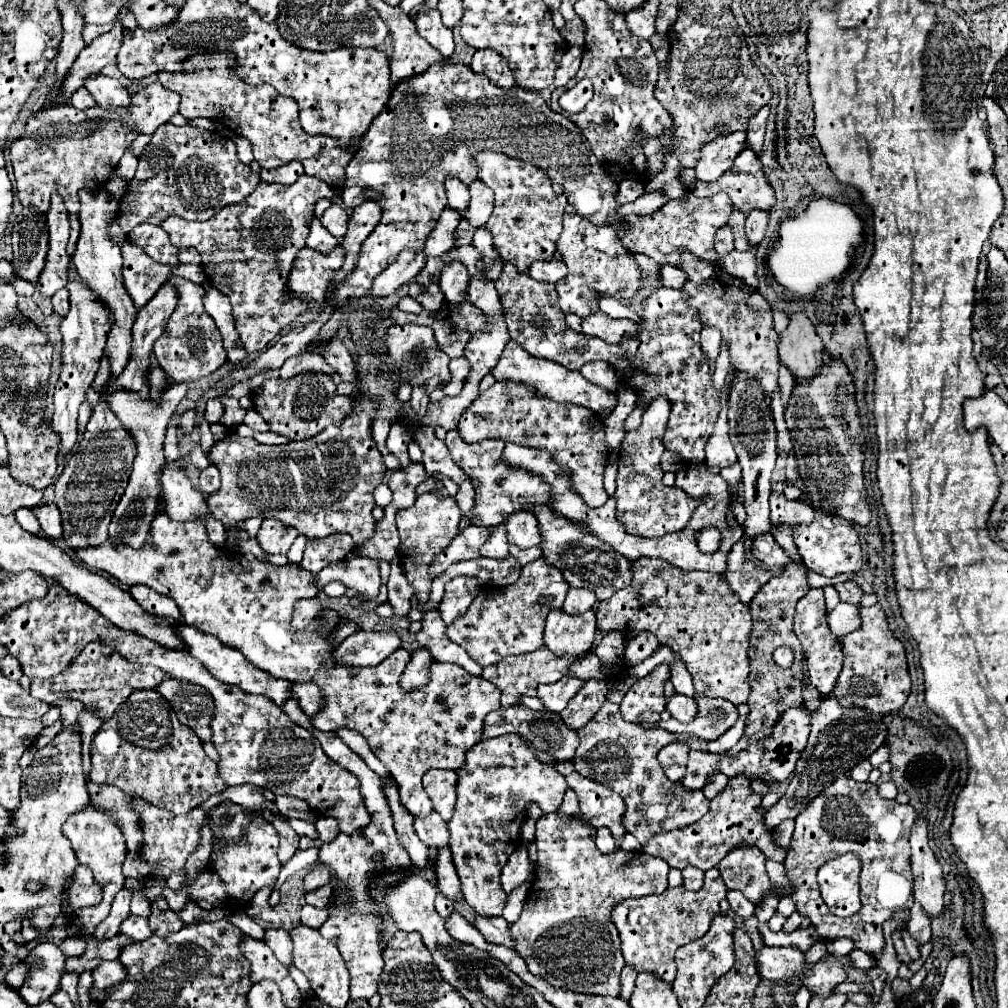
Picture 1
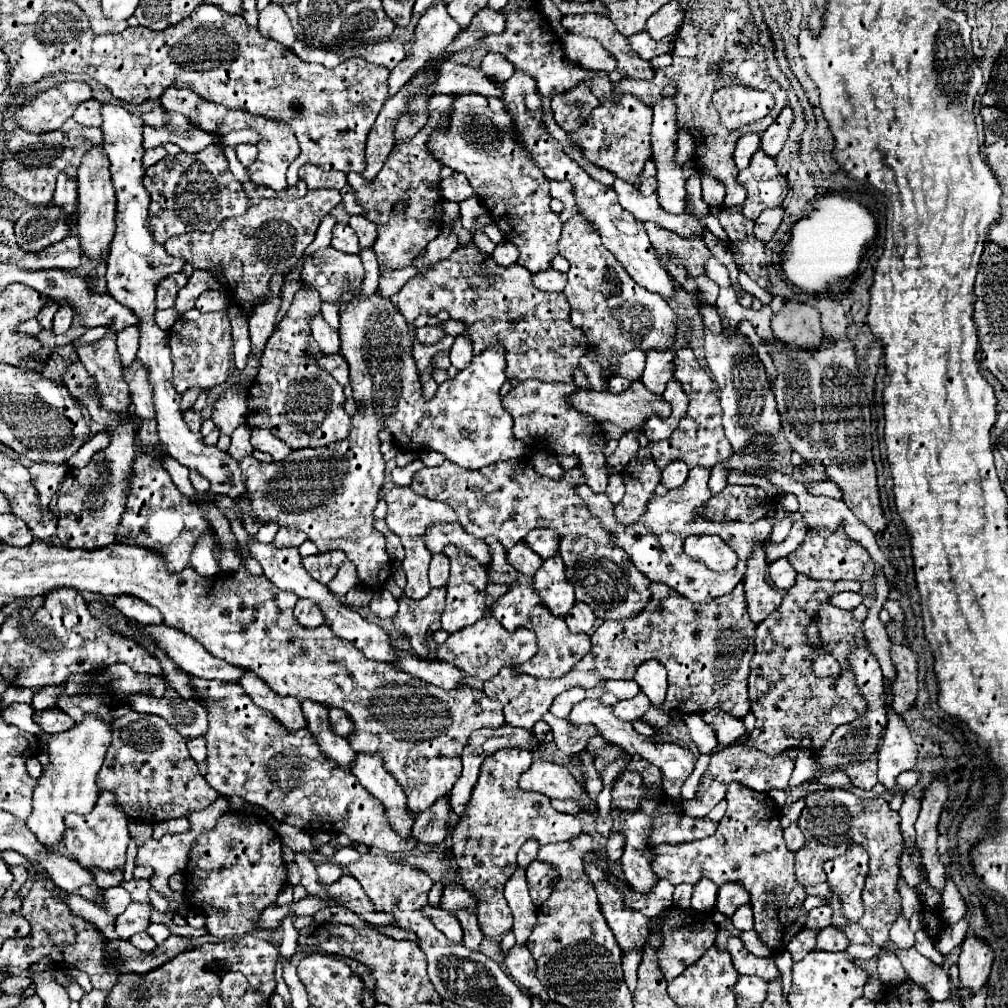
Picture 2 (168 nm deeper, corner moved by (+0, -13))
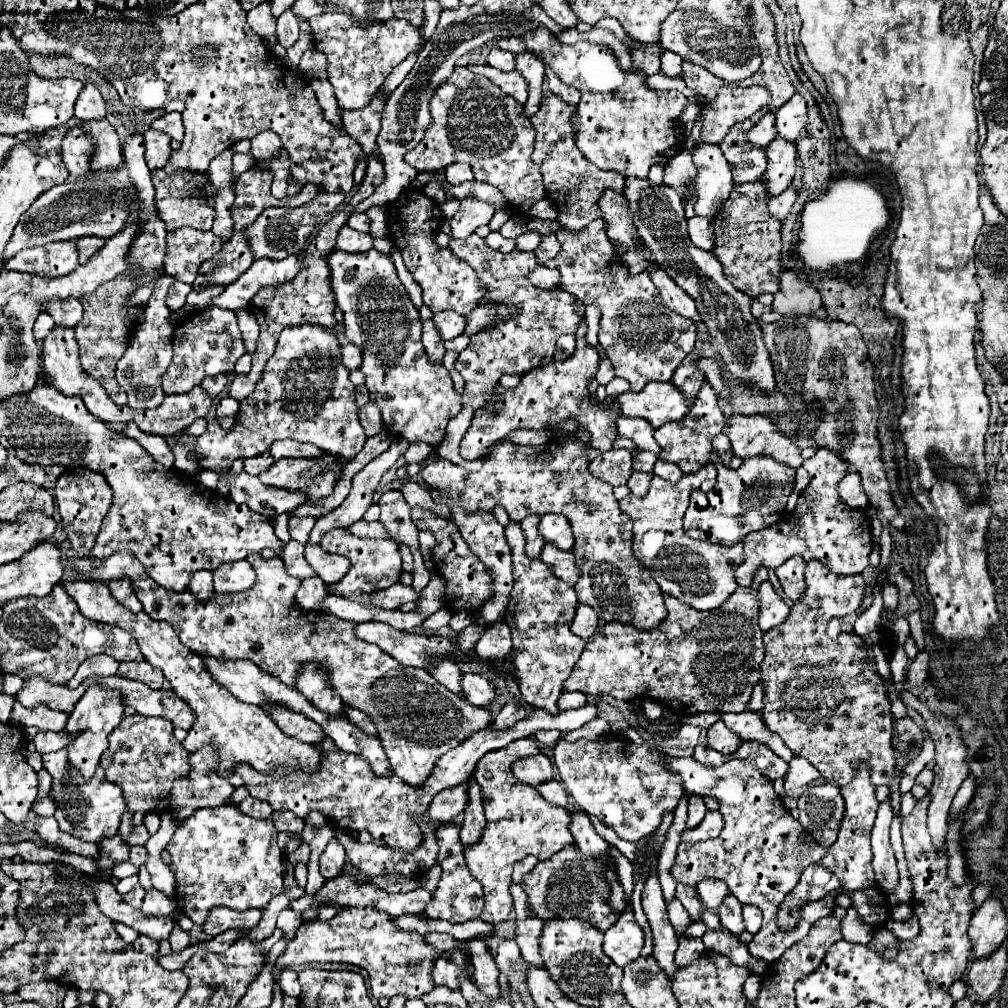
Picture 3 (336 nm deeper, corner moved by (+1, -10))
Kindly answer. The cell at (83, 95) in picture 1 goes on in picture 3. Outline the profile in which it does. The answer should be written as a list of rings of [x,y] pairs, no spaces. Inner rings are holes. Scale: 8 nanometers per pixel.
[[[86,85],[76,101],[74,117],[78,117],[80,121],[90,121],[90,119],[102,119],[104,115],[106,115],[106,105],[100,91],[94,85]]]

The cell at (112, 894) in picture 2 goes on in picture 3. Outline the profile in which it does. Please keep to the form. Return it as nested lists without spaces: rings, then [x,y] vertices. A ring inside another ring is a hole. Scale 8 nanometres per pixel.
[[[138,883],[138,885],[136,885],[136,887],[134,887],[134,889],[132,889],[124,899],[126,899],[126,903],[128,903],[128,905],[132,905],[132,907],[136,907],[136,909],[138,909],[138,907],[142,905],[144,893],[146,893],[146,891],[144,891],[144,889],[142,889],[142,885]]]

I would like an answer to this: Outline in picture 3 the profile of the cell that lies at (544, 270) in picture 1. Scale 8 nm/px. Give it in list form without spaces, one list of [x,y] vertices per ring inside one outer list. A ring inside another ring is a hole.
[[[538,265],[530,273],[530,281],[538,289],[554,289],[560,285],[560,271],[558,269],[548,269],[544,265]]]

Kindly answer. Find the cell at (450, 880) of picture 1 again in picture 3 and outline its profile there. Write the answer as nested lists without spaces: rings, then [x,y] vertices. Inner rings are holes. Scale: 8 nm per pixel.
[[[476,937],[476,939],[468,941],[466,945],[470,949],[470,961],[474,965],[476,987],[488,997],[498,997],[498,983],[496,983],[498,969],[496,969],[496,963],[494,963],[494,955],[486,947],[486,941]]]

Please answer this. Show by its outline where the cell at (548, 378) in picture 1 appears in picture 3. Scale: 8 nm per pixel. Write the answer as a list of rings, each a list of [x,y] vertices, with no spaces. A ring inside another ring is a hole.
[[[650,381],[640,393],[626,391],[616,395],[614,403],[624,417],[642,417],[654,429],[668,421],[680,421],[690,409],[688,401],[672,383],[656,381]]]

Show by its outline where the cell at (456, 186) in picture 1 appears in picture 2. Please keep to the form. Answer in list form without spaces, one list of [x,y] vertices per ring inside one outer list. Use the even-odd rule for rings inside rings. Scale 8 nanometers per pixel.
[[[451,174],[449,178],[441,180],[441,192],[443,192],[443,198],[445,200],[455,200],[455,202],[461,202],[461,200],[467,200],[469,196],[473,196],[473,186],[469,184],[469,180],[465,178],[465,174]]]

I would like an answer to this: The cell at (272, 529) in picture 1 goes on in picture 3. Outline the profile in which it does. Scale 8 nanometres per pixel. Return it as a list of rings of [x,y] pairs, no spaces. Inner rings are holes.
[[[292,517],[288,521],[288,533],[290,533],[292,539],[296,539],[300,543],[306,543],[314,523],[316,523],[316,517]]]

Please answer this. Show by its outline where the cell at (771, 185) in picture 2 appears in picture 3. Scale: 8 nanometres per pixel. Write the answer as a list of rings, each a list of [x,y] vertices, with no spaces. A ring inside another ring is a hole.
[[[776,137],[766,147],[768,167],[762,175],[764,187],[768,189],[768,197],[776,197],[776,193],[782,193],[794,177],[796,171],[796,149],[794,143],[784,141],[782,137]]]

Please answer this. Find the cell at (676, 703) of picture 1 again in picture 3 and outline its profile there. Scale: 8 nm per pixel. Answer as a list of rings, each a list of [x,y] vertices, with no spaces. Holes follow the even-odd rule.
[[[716,721],[708,733],[706,733],[706,741],[710,749],[716,749],[720,753],[732,753],[736,751],[736,747],[742,743],[740,737],[736,737],[722,721]]]

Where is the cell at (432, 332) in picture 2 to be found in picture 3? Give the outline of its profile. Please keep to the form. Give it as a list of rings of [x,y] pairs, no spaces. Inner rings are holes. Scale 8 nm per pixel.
[[[452,311],[436,313],[432,317],[432,321],[434,321],[434,325],[436,325],[436,329],[438,329],[438,333],[444,341],[458,337],[464,329],[464,317],[458,315],[458,313],[452,313]]]

